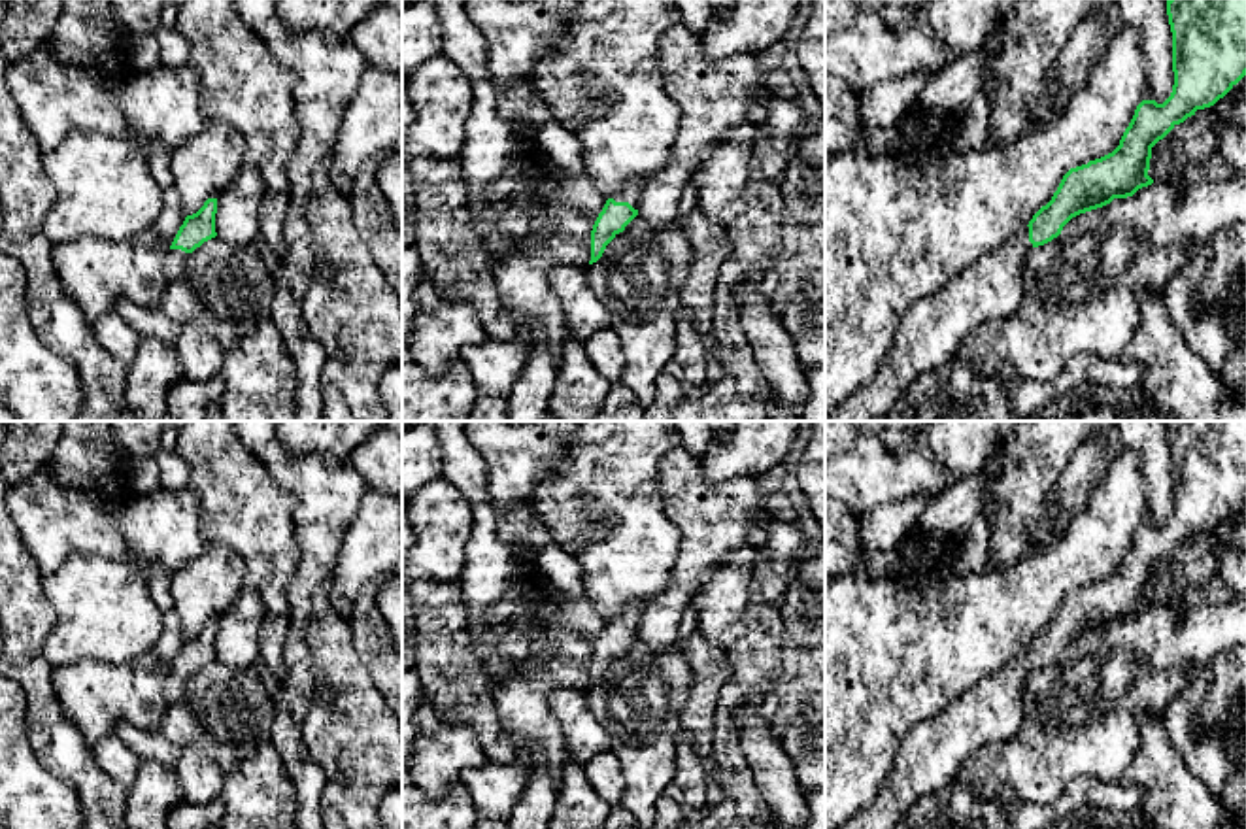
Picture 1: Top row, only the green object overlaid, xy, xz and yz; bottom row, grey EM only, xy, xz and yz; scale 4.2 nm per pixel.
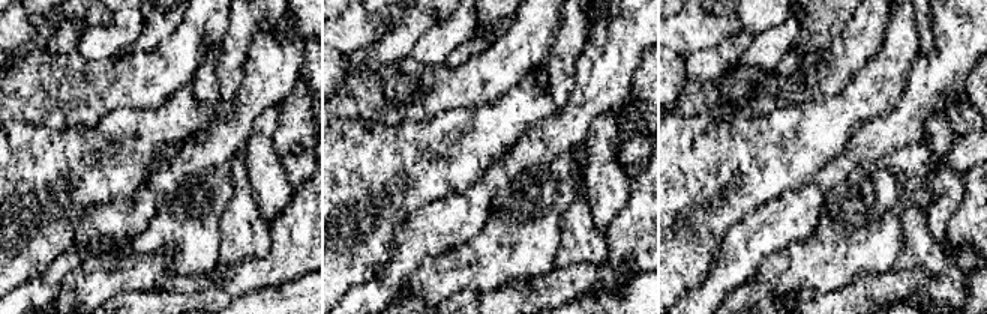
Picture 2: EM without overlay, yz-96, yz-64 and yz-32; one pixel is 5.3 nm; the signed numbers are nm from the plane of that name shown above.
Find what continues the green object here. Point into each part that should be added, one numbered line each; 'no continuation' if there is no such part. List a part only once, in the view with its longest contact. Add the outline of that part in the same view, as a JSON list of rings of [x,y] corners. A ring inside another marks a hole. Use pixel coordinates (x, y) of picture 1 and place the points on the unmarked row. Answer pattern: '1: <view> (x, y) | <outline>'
1: xz (631, 616) | [[[631,602],[625,610],[614,619],[615,625],[629,625],[634,633],[638,633],[638,625],[644,614],[642,602]]]

